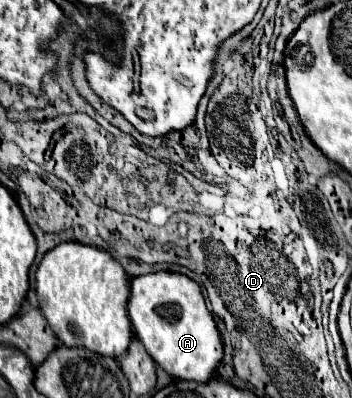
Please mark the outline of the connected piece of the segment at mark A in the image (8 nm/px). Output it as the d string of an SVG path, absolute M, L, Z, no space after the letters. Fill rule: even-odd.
M155 272L131 278L127 302L135 336L167 374L181 380L207 382L223 356L223 344L197 282L177 272Z

